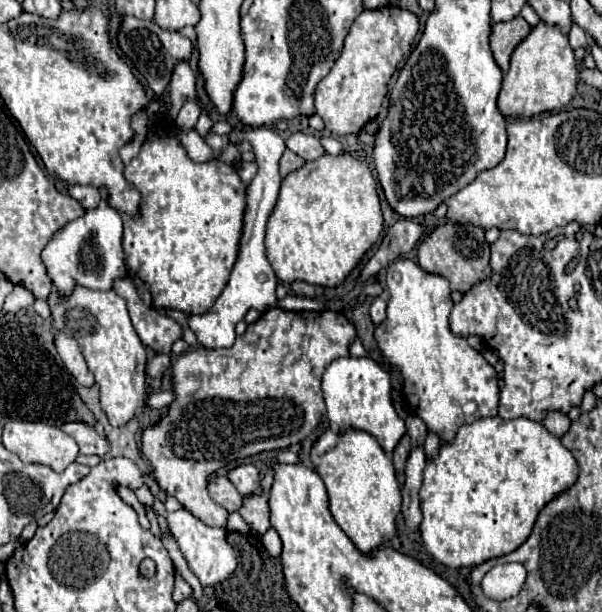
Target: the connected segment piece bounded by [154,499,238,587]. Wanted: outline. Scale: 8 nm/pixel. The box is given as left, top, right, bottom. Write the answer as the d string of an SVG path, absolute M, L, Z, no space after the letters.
M157 499L154 502L154 509L168 521L168 527L170 527L174 539L178 541L178 547L180 547L182 555L186 557L190 571L200 579L200 583L204 587L218 585L218 583L226 581L234 573L234 569L238 565L238 555L232 549L232 545L226 541L226 529L222 529L222 527L208 527L208 525L204 525L200 519L196 519L186 509L178 509L178 511L172 513L168 512Z

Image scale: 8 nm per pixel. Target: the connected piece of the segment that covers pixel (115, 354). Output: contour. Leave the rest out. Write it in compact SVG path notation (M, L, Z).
M76 285L72 295L58 295L58 289L52 289L48 295L48 307L52 311L50 325L54 333L70 335L82 347L82 355L88 363L88 369L94 373L96 383L100 385L100 403L108 421L118 427L134 417L134 411L144 405L148 383L146 383L146 349L136 335L126 303L116 291L94 291L82 285Z

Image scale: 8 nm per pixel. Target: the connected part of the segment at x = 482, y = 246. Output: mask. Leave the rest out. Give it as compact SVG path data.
M444 223L438 225L418 245L418 263L428 273L438 273L450 281L454 291L466 293L474 283L490 275L490 245L484 239L484 229L472 223Z

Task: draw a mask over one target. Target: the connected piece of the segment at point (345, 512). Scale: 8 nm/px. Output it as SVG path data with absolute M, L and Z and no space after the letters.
M328 427L312 445L310 459L326 485L334 521L360 551L368 553L394 535L394 519L402 505L400 485L396 481L392 459L378 445L376 437L358 429L334 433Z

